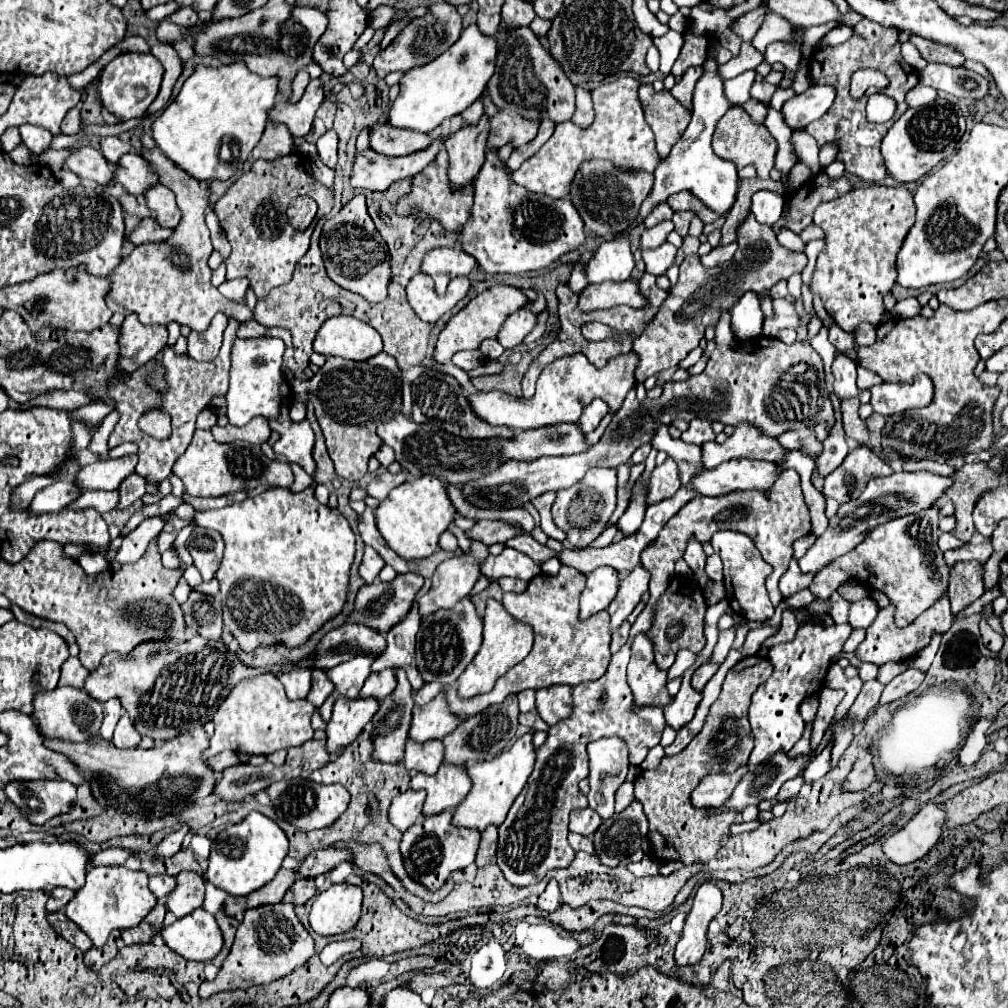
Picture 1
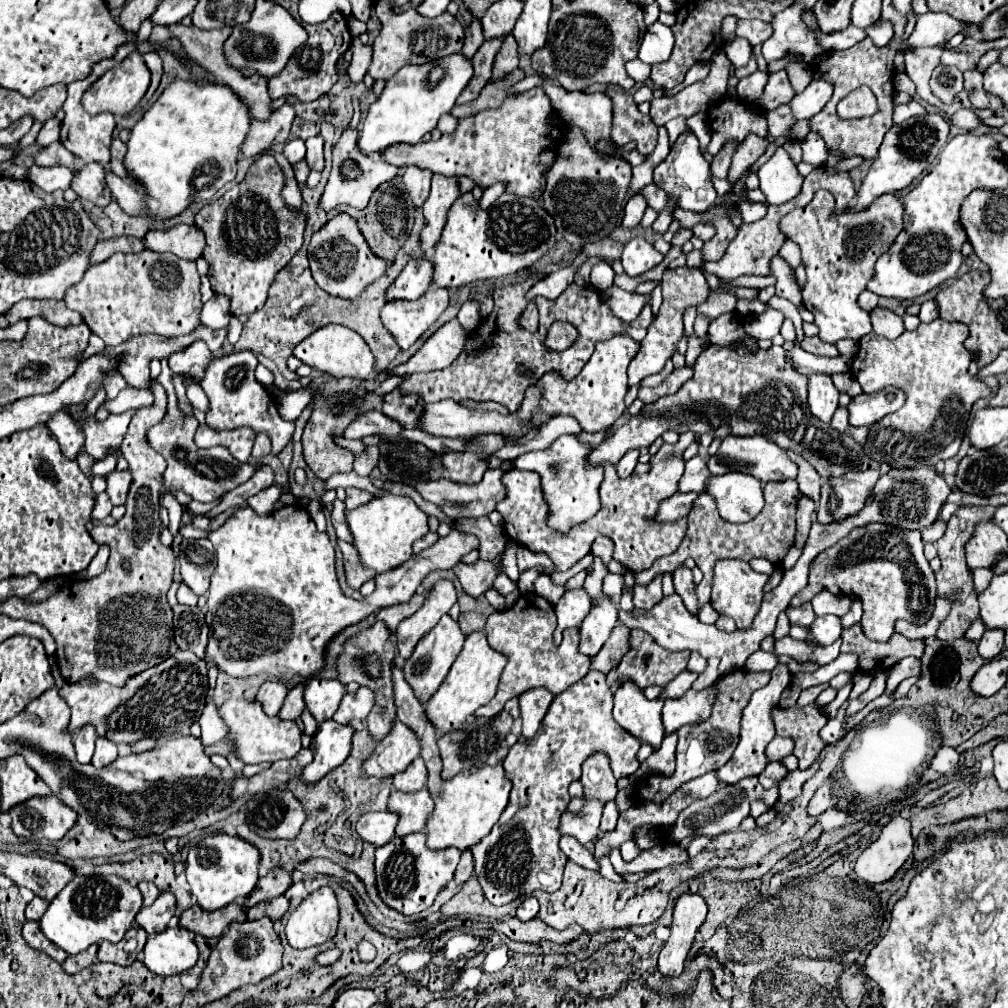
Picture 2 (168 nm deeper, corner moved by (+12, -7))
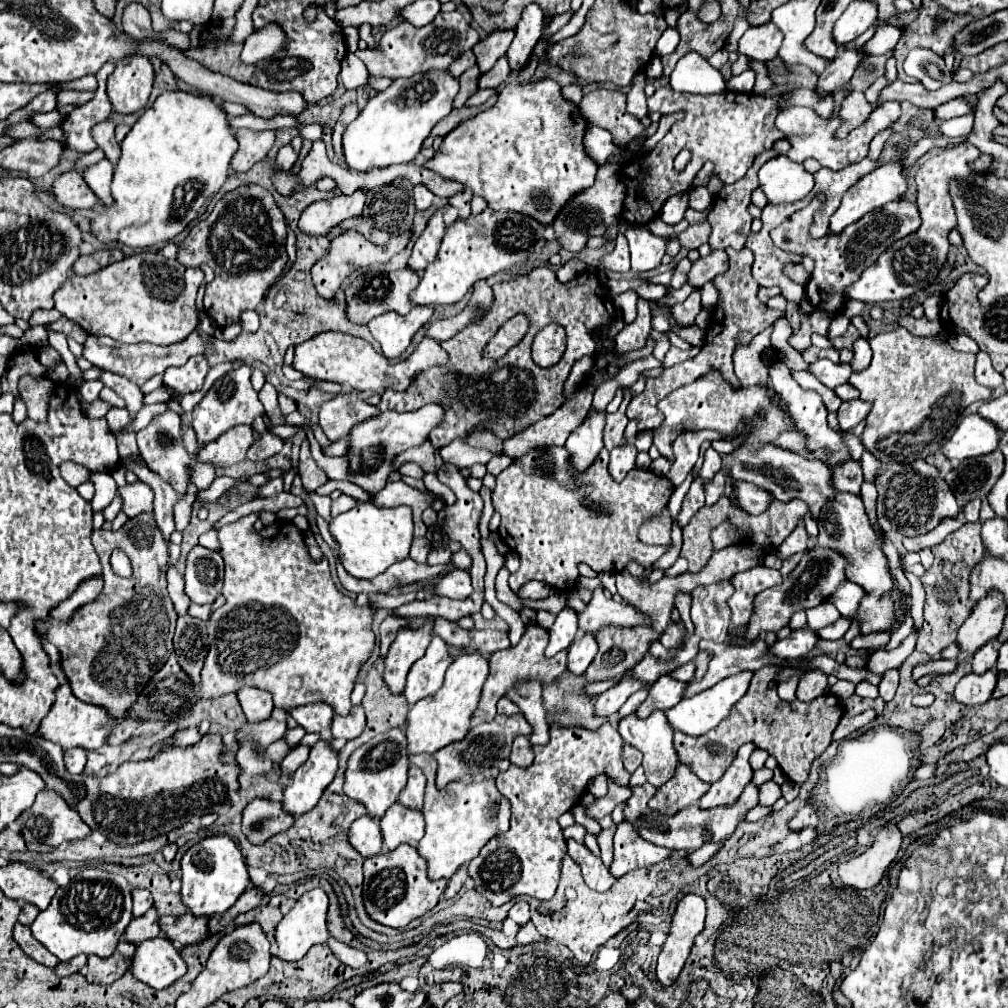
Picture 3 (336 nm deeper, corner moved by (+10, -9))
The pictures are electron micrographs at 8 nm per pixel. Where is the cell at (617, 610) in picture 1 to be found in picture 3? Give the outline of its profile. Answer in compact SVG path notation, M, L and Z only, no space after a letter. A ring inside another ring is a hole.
M582 632L568 648L568 670L572 674L584 674L596 654L598 654L596 636L592 632Z

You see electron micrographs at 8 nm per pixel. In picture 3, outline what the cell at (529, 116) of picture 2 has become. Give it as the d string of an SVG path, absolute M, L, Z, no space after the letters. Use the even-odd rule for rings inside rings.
M510 82L492 108L448 132L434 158L422 166L472 188L474 196L482 196L492 210L518 210L550 224L570 194L594 184L598 164L588 158L582 146L584 128L586 122L578 106L562 98L558 82Z

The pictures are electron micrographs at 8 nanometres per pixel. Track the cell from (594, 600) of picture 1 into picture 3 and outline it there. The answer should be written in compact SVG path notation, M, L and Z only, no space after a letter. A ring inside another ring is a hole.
M566 606L556 614L556 622L550 628L550 644L546 648L546 658L552 658L560 650L568 648L576 632L578 632L578 612Z

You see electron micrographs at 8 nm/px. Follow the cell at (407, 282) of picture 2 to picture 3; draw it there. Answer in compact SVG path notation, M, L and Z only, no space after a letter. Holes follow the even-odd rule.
M358 270L354 272L346 282L344 282L344 292L346 292L346 304L348 304L348 314L352 322L358 324L368 324L372 318L384 314L384 312L398 312L398 314L408 314L410 308L414 306L410 300L410 292L418 286L420 276L410 270L396 270L396 272L384 272L378 274L374 270Z

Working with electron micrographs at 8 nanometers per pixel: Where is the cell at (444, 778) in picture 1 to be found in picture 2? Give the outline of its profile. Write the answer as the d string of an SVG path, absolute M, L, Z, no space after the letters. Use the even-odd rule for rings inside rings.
M422 788L414 794L404 792L392 792L388 798L388 812L398 814L396 824L396 836L408 836L412 832L422 832L426 818L434 810L434 802L430 798L430 792Z

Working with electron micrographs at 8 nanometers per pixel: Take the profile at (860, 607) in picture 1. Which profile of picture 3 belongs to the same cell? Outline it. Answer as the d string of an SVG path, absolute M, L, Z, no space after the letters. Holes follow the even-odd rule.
M800 628L800 630L794 630L788 638L778 640L770 648L770 652L774 652L776 656L782 656L786 660L796 660L796 658L802 658L808 652L812 652L816 648L818 640L820 640L820 636L814 630Z

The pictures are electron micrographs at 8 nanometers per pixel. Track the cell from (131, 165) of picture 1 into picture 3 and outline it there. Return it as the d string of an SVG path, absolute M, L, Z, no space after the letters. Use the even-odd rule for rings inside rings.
M74 170L54 180L52 192L56 200L66 208L94 208L98 202L98 196L94 196L90 186L86 186L86 182L82 180L82 174Z

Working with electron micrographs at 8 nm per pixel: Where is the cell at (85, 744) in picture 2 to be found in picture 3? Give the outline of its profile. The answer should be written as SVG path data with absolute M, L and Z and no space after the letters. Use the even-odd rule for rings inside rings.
M76 746L76 748L70 748L64 752L64 760L66 760L66 768L72 772L72 774L80 774L86 766L86 750Z

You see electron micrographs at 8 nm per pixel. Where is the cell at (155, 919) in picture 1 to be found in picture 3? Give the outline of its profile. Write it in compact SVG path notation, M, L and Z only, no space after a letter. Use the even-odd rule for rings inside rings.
M122 940L110 958L88 956L88 964L84 966L82 974L86 976L88 982L112 984L114 980L122 978L122 974L126 974L130 970L134 952L136 952L136 944Z

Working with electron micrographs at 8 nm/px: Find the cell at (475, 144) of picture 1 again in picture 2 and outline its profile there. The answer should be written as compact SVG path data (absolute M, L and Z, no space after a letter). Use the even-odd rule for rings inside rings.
M434 174L434 178L432 178L430 198L422 206L426 224L420 232L420 248L422 248L424 254L428 254L436 246L436 242L440 240L440 232L446 224L448 208L460 196L456 180L458 178L446 178L446 176L440 176L440 174Z

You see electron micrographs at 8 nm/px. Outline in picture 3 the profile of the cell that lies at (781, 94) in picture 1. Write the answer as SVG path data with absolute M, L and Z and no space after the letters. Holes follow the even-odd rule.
M888 100L882 106L878 106L864 124L860 124L858 128L854 128L846 138L836 138L836 130L838 130L838 122L840 118L834 120L822 120L812 108L792 107L790 110L784 110L778 114L776 118L776 128L790 140L792 148L788 152L788 158L794 162L804 162L806 158L814 158L818 160L822 166L830 168L830 170L842 170L848 164L860 162L866 154L868 154L868 144L870 140L884 128L892 126L896 120L900 118L900 102L898 100Z

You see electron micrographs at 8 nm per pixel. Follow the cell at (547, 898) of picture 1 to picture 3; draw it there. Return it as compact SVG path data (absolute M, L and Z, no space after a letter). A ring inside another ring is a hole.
M516 902L510 912L508 912L508 918L512 918L516 924L524 926L526 922L530 922L530 906L528 902Z

